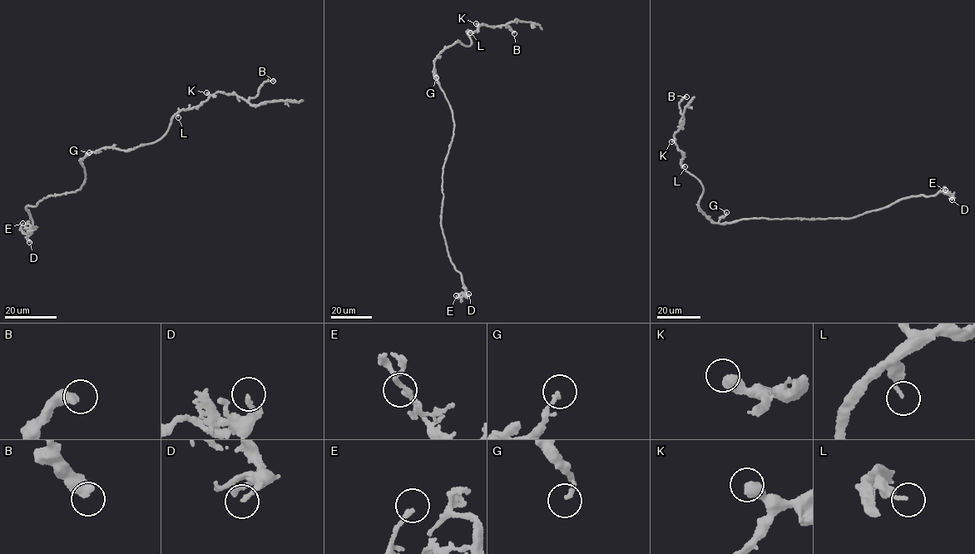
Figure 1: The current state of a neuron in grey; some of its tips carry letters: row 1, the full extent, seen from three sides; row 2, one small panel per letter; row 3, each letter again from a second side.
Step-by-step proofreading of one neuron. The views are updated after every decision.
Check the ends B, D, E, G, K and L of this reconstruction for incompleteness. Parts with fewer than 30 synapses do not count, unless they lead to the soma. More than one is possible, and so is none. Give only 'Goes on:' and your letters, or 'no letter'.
Goes on: B

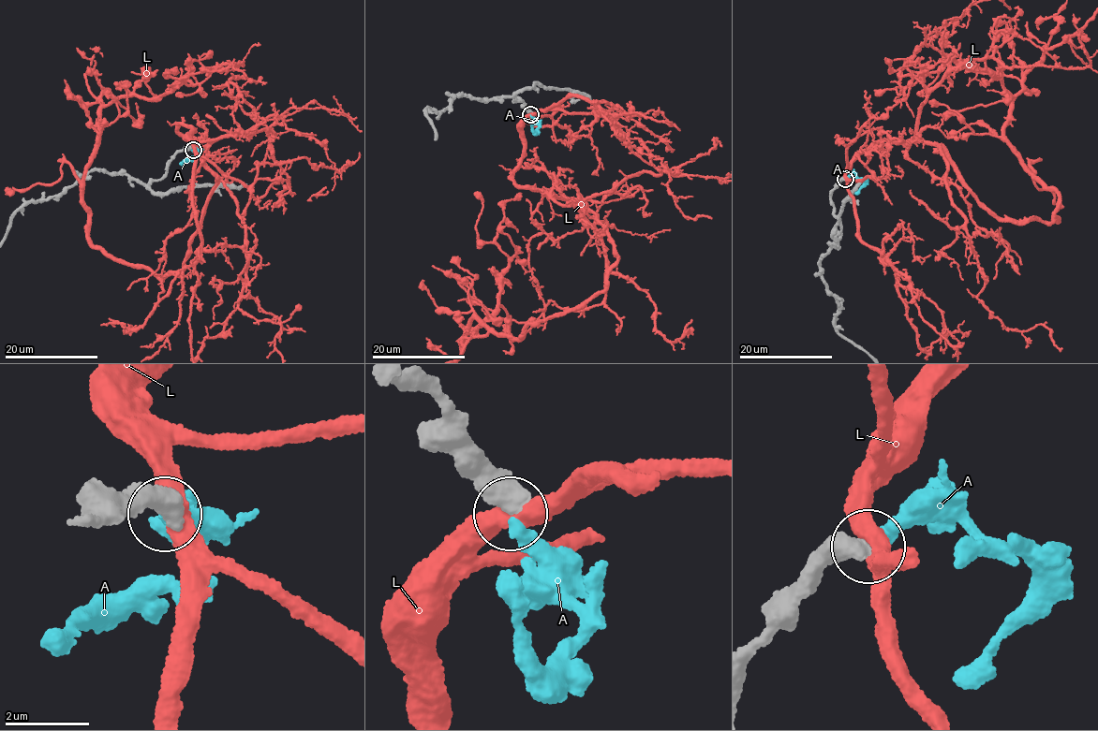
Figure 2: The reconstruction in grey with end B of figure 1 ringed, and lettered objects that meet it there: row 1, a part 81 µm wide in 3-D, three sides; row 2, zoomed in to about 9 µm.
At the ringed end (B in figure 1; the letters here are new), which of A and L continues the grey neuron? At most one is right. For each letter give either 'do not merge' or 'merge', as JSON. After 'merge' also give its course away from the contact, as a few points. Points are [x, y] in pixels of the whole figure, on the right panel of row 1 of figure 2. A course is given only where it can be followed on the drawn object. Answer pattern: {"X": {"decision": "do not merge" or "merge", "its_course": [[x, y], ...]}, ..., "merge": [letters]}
{"A": {"decision": "merge", "its_course": [[846, 179], [853, 175], [862, 180], [862, 187], [855, 194]]}, "L": {"decision": "do not merge"}, "merge": ["A"]}

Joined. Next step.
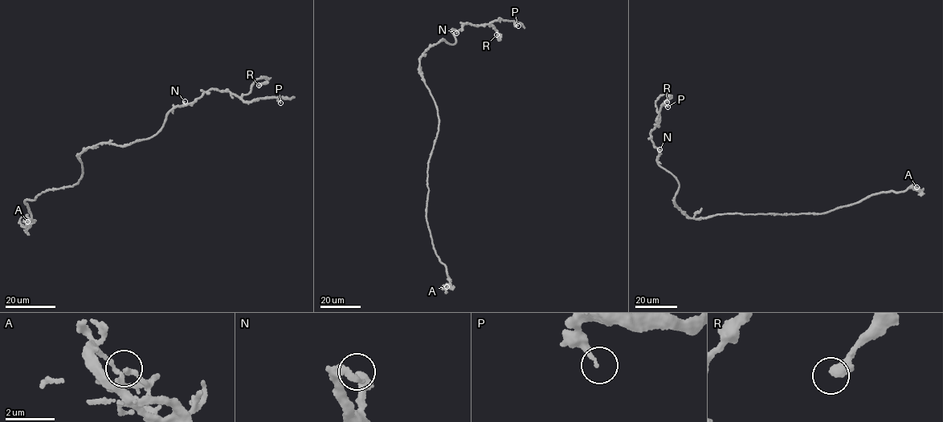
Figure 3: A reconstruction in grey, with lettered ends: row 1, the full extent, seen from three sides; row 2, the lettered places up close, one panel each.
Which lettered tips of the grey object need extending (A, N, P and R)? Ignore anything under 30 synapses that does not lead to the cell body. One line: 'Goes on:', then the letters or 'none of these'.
Goes on: none of these

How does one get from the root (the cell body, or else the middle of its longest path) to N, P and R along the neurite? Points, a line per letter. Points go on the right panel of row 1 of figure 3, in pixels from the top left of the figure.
N: (718, 213), (696, 219), (682, 213), (675, 200), (679, 187), (677, 181), (659, 165), (659, 149)
P: (718, 213), (696, 219), (675, 204), (677, 181), (659, 165), (651, 134), (661, 106), (667, 107)
R: (718, 213), (696, 219), (675, 204), (677, 181), (651, 134), (655, 102), (667, 102)

